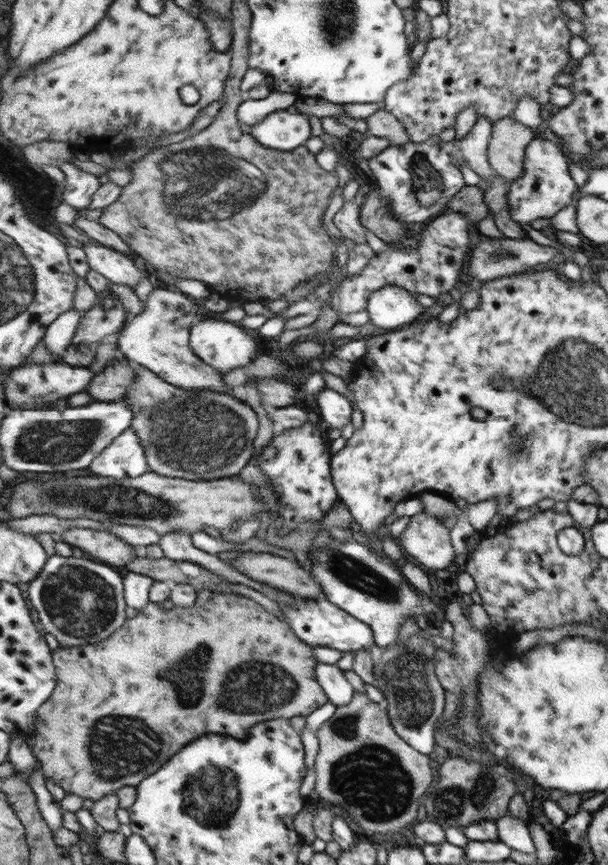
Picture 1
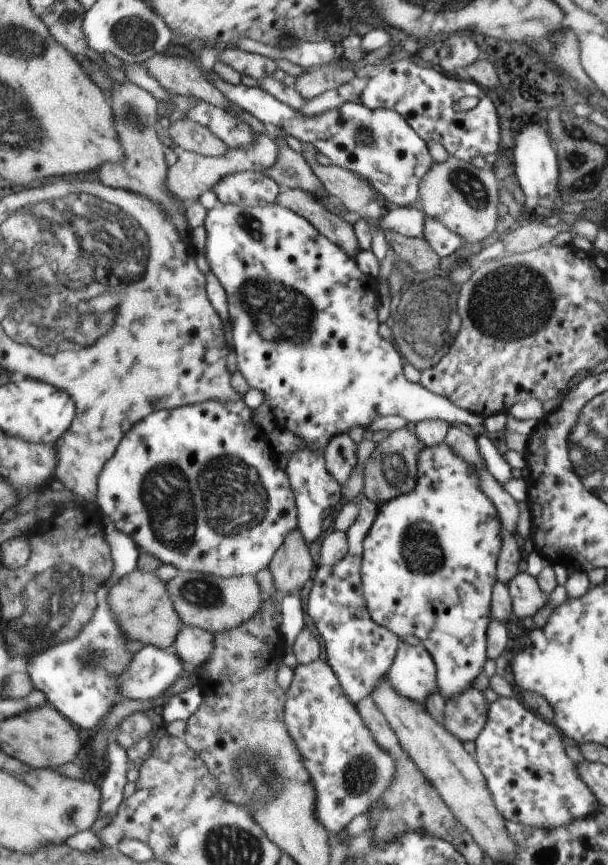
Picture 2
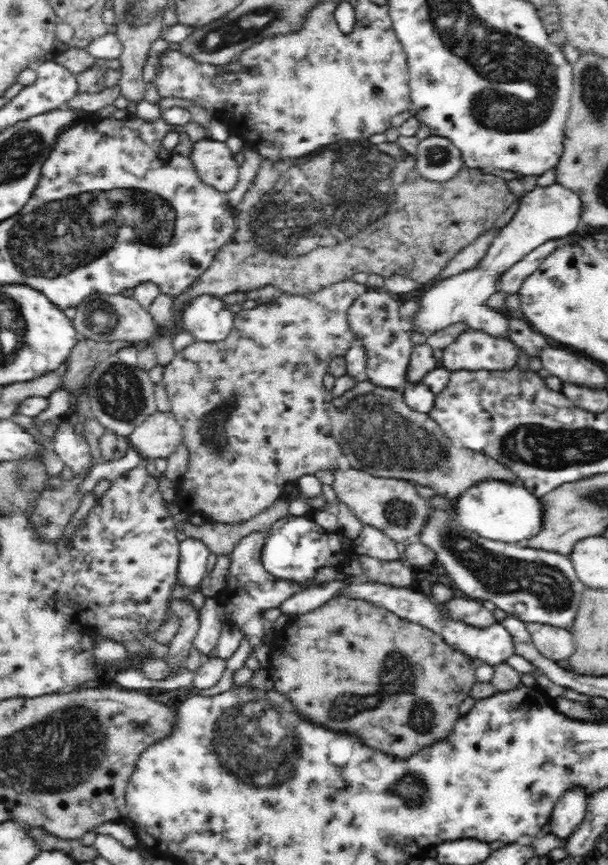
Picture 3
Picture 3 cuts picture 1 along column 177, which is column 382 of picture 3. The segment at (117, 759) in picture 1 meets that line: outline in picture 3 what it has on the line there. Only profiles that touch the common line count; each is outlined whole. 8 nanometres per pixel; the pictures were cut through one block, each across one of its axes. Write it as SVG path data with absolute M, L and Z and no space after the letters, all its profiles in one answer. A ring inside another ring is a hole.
M344 597L330 599L319 608L300 614L294 624L286 627L283 631L284 644L279 650L269 653L265 669L267 670L268 678L274 684L273 692L281 696L284 702L287 703L288 710L296 714L298 719L303 720L303 722L310 722L310 724L320 726L320 728L330 728L330 732L350 734L350 736L354 736L354 740L358 740L358 744L364 745L371 751L382 752L382 754L390 756L390 758L396 758L400 762L406 762L412 756L417 755L418 752L424 751L425 748L434 747L450 739L454 728L457 727L458 720L464 716L460 712L460 706L462 706L464 699L470 696L473 686L478 682L476 679L478 665L472 664L470 659L462 651L458 650L458 647L448 643L442 633L436 632L430 627L426 627L426 625L402 618L384 607L368 603L362 599L356 600ZM362 714L366 716L366 720L362 722L364 726L362 724L352 726L350 722L354 722Z

